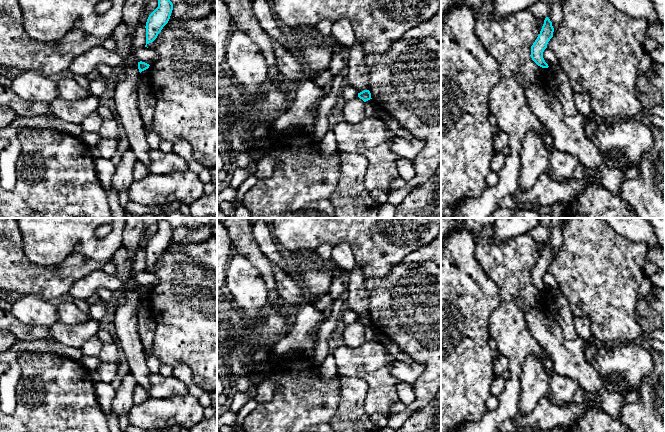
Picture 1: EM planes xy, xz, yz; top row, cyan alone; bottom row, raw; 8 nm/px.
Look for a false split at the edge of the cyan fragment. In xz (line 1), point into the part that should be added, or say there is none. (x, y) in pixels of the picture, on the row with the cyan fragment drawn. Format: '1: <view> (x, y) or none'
1: none

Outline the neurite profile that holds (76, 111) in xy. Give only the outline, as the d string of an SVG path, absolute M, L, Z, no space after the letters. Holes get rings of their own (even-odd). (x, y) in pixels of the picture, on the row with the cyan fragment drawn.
M94 95L86 96L75 101L56 98L48 103L51 114L64 121L81 124L91 113L100 107L100 100Z

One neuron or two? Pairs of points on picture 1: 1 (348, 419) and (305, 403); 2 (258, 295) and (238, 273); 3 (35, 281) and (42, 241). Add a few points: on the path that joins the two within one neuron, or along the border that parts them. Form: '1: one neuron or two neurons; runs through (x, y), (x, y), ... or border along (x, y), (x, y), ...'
1: two neurons; border along (339, 391), (339, 404), (336, 412), (328, 421)
2: one neuron; runs through (253, 290), (242, 278)
3: two neurons; border along (22, 248), (34, 263), (54, 266), (61, 261)

